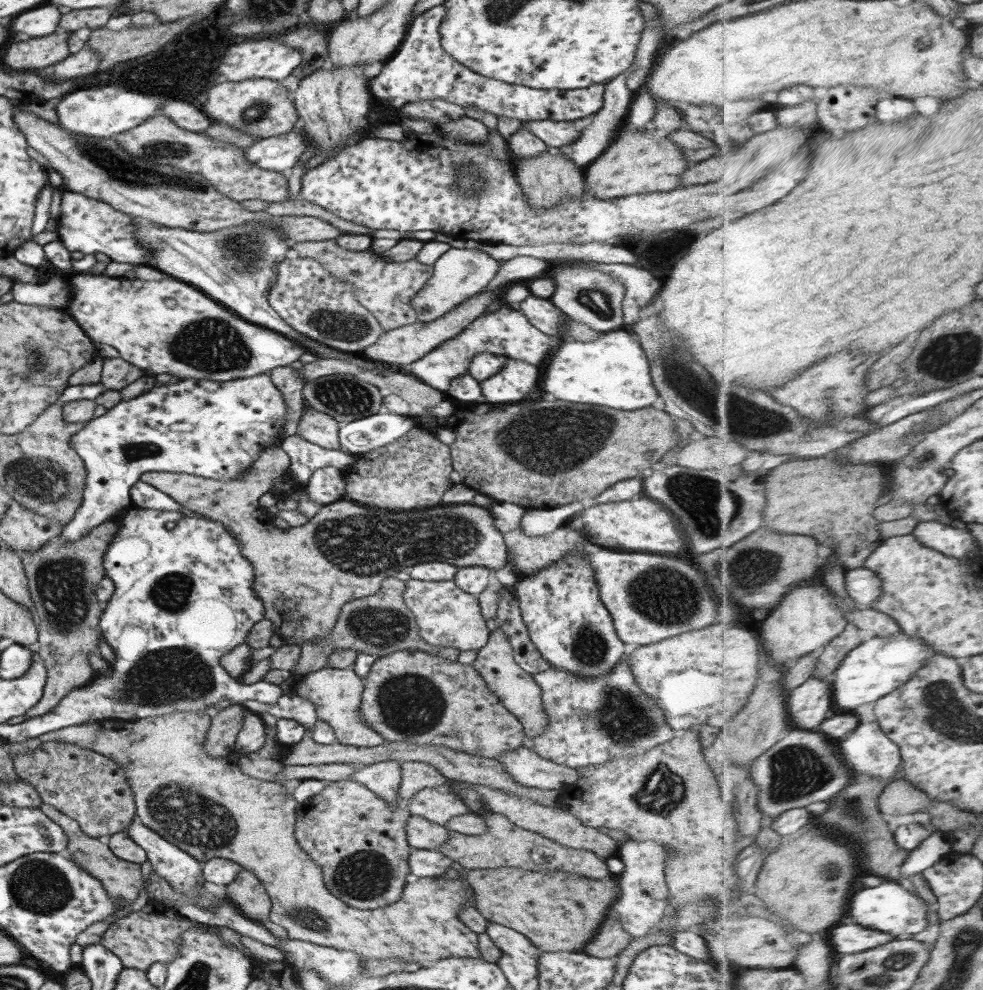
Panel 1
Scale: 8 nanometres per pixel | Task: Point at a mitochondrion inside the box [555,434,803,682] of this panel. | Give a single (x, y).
(663, 594)

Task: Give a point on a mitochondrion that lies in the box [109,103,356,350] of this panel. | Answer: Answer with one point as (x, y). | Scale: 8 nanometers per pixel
(243, 251)

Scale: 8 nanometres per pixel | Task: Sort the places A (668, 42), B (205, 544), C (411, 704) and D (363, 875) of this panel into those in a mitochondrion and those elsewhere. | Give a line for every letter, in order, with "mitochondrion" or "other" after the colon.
A: other
B: other
C: mitochondrion
D: mitochondrion

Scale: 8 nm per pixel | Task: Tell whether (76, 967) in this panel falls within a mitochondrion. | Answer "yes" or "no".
no

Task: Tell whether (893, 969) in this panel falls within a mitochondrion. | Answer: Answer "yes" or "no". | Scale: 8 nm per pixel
yes

